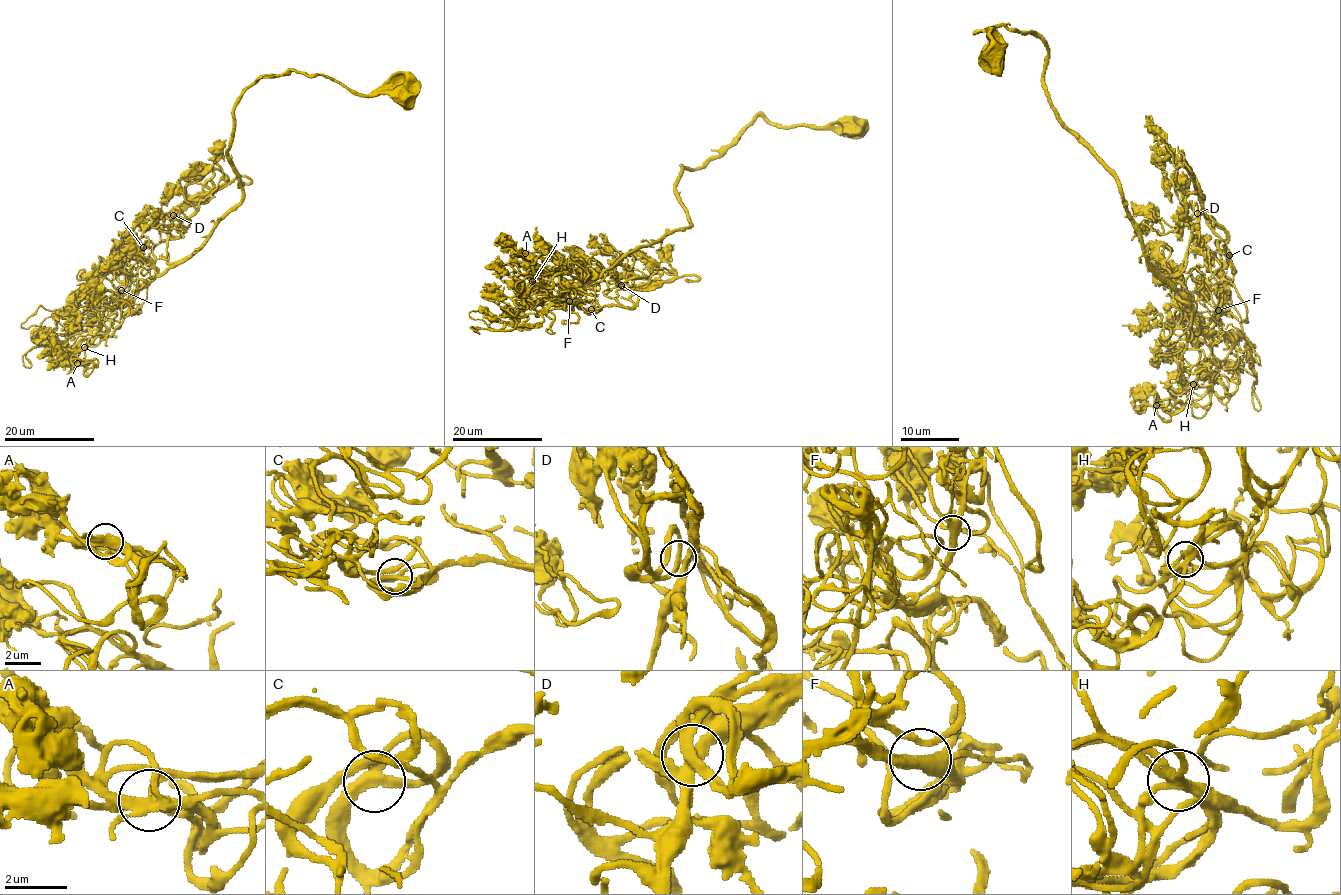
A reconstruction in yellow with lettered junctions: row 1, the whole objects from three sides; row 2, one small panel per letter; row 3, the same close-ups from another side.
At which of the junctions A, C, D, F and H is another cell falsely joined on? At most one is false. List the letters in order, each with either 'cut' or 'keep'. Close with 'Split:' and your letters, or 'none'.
A: keep
C: keep
D: keep
F: keep
H: keep
Split: none

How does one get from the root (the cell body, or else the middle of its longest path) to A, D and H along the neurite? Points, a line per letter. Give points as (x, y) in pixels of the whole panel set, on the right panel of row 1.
A: (992, 57), (999, 25), (1044, 44), (1052, 110), (1189, 304), (1201, 369), (1156, 405)
D: (992, 57), (979, 31), (999, 25), (1044, 44), (1047, 101), (1115, 179), (1154, 269), (1180, 268), (1197, 212)
H: (992, 57), (979, 31), (999, 25), (1044, 44), (1052, 110), (1189, 304), (1192, 385)

